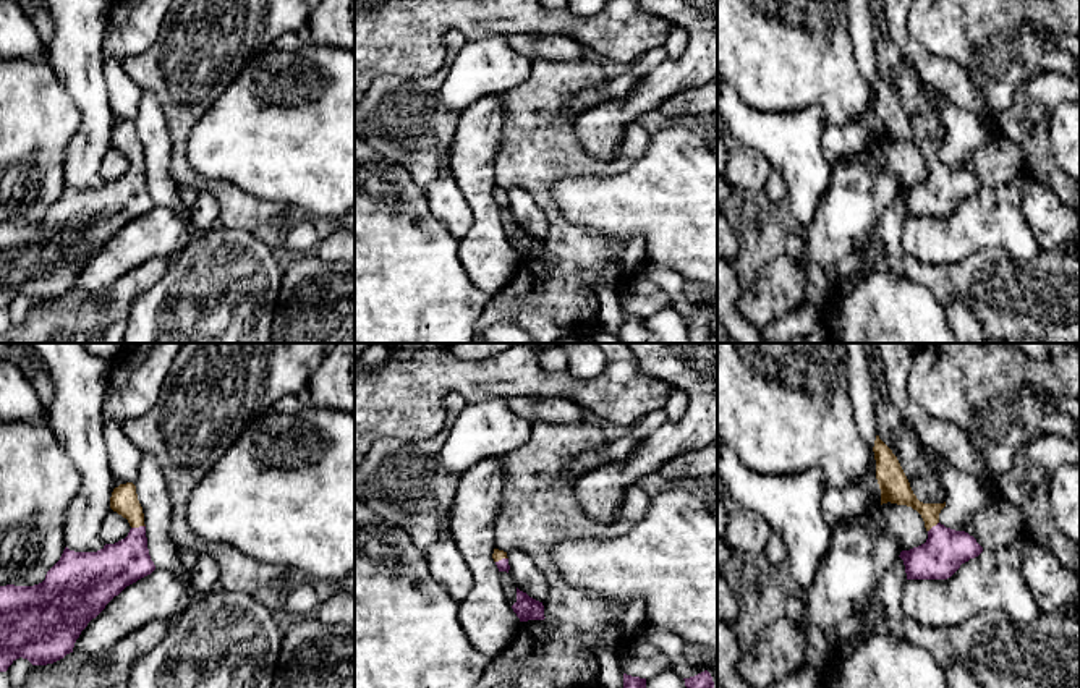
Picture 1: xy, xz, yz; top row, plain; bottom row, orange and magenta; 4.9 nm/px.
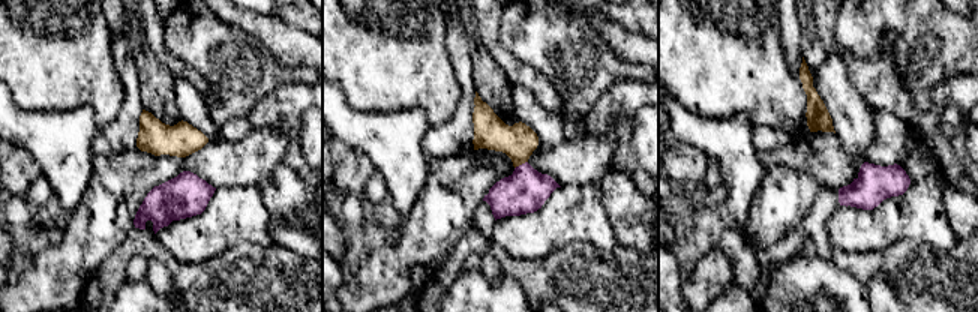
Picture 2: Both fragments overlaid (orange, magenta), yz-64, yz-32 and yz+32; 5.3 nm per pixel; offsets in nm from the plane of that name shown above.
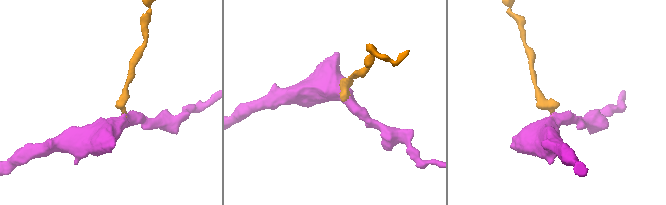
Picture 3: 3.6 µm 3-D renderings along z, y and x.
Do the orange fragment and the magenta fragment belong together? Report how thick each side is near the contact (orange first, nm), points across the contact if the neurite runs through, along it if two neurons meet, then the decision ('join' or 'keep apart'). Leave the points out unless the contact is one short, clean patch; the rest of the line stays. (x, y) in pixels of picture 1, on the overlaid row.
calibres 140 and 220 nm; way xy (123, 501), (133, 512), (138, 526), (135, 546), (112, 569); join

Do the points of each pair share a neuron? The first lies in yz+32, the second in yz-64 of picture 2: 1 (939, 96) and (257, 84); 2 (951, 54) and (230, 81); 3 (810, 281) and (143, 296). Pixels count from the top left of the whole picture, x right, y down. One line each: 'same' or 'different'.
1: different
2: same
3: same

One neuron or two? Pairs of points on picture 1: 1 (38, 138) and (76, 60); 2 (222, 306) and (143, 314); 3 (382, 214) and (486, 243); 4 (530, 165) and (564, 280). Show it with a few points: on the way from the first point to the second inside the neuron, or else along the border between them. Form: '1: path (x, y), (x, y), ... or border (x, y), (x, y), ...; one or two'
1: border (44, 60), (78, 109), (80, 122); two
2: path (203, 314), (162, 314); one
3: border (459, 242), (459, 259), (470, 277); two
4: path (543, 195), (564, 238), (564, 251); one

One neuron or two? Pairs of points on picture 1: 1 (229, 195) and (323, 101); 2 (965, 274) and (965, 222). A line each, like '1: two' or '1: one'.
1: two
2: two

